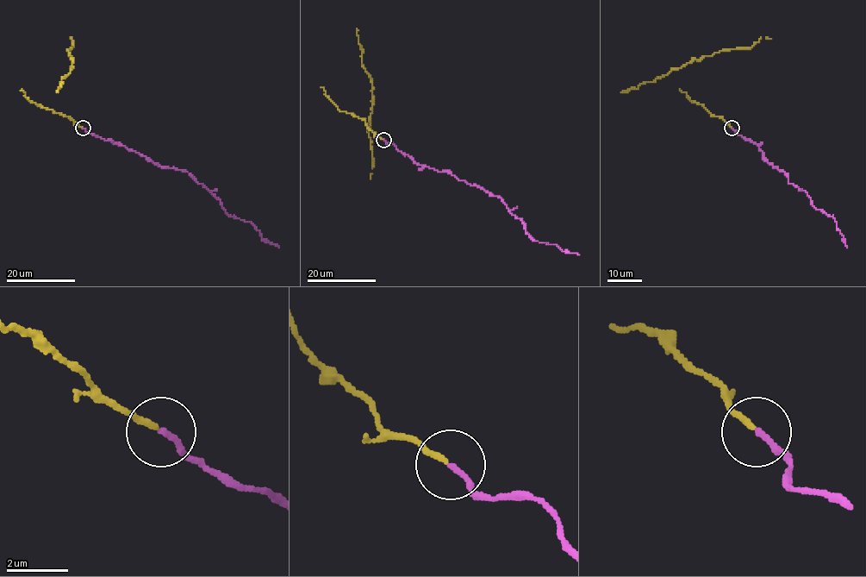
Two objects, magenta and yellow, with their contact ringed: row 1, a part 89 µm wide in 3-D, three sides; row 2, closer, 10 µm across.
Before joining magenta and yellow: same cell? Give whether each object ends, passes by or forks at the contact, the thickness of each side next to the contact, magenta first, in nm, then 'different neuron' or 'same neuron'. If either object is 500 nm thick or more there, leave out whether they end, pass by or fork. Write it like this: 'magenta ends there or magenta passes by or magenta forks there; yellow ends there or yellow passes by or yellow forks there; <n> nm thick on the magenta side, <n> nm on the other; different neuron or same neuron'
magenta ends there; yellow ends there; 180 nm thick on the magenta side, 180 nm on the other; same neuron

